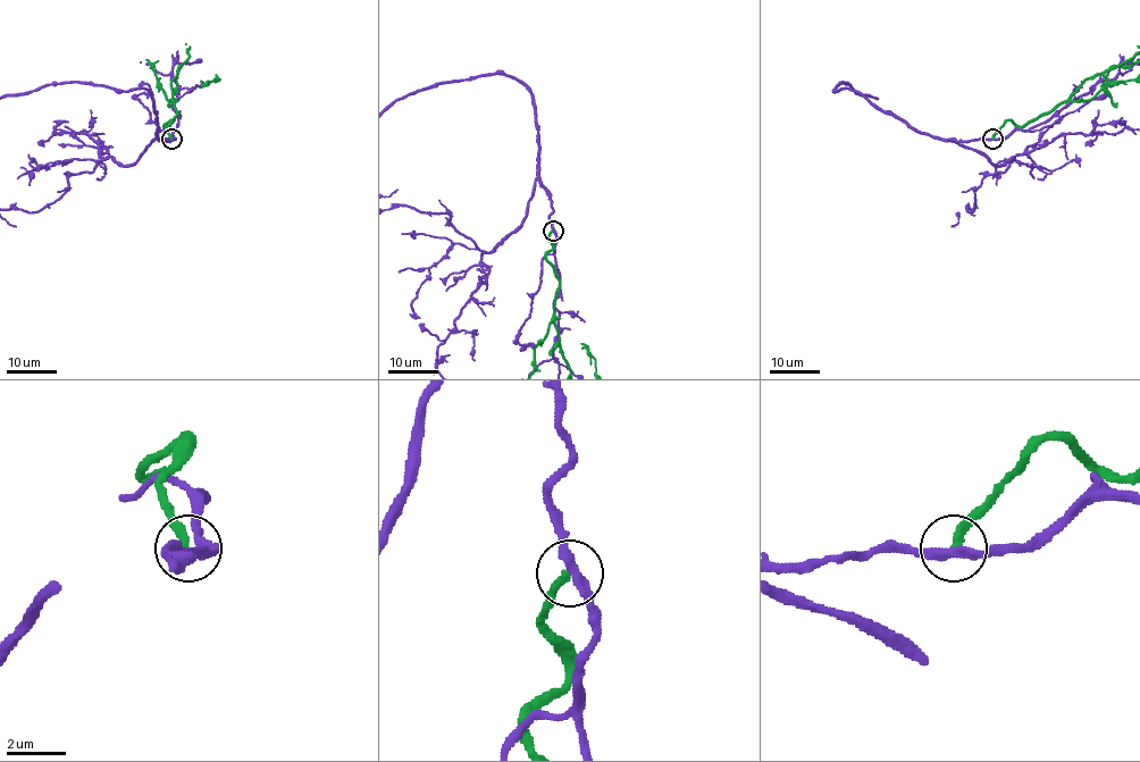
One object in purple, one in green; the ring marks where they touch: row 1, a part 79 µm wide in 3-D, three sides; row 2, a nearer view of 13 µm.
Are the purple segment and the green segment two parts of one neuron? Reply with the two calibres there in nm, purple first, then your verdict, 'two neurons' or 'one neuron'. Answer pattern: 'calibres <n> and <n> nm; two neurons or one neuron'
calibres 280 and 280 nm; two neurons

